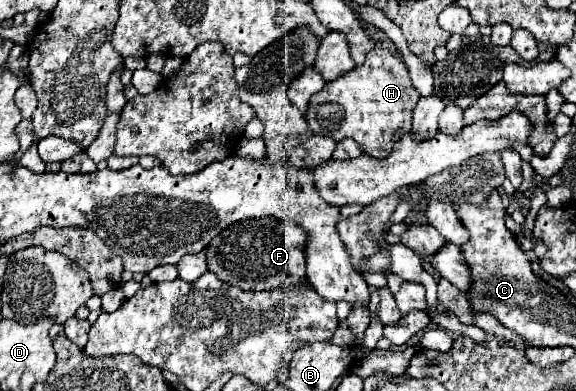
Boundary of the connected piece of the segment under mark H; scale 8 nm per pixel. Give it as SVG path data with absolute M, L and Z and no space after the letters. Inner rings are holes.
M376 46L368 52L368 58L364 60L362 66L356 66L354 70L338 76L332 82L326 82L324 88L310 98L310 104L308 104L308 110L304 116L306 116L308 126L314 132L318 132L320 136L330 136L336 142L344 140L344 138L352 138L362 146L362 150L366 154L370 154L374 158L386 158L390 154L394 142L398 142L404 134L410 132L412 110L414 110L418 100L420 100L420 94L412 86L408 70L406 70L404 62L400 60L400 56L392 54L386 48Z

